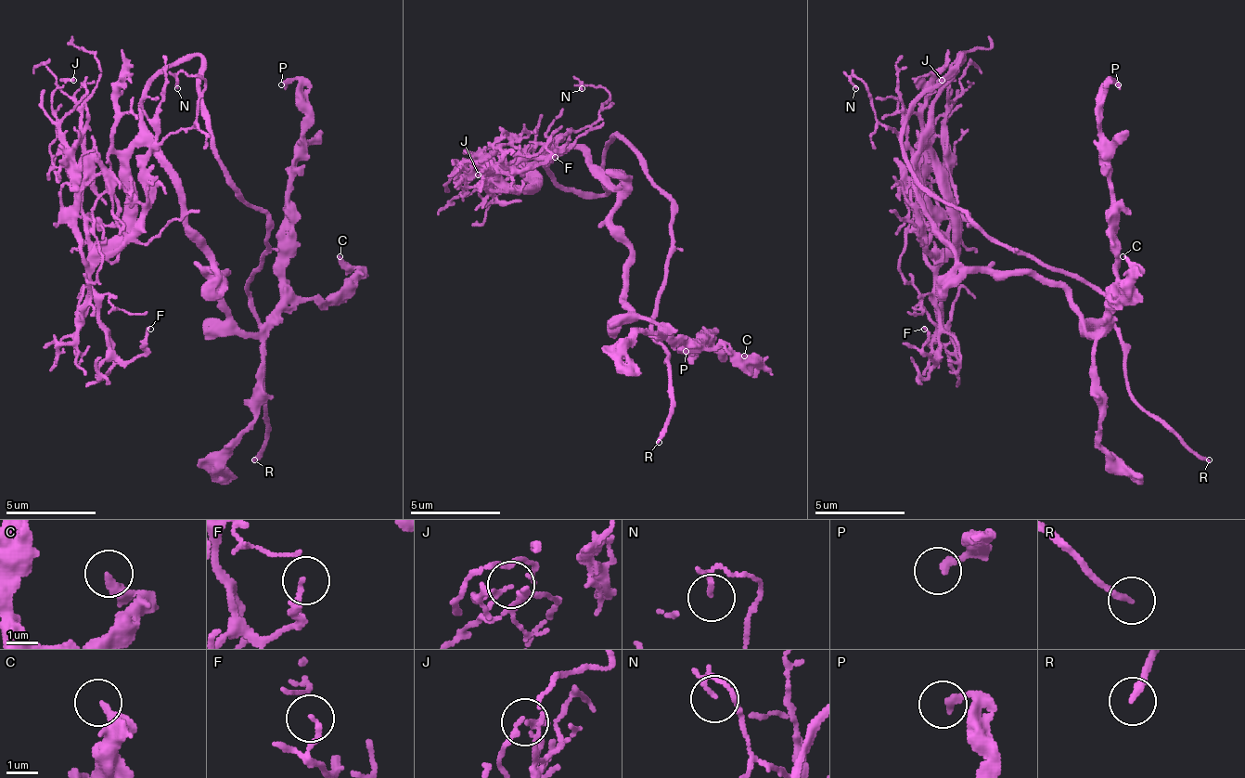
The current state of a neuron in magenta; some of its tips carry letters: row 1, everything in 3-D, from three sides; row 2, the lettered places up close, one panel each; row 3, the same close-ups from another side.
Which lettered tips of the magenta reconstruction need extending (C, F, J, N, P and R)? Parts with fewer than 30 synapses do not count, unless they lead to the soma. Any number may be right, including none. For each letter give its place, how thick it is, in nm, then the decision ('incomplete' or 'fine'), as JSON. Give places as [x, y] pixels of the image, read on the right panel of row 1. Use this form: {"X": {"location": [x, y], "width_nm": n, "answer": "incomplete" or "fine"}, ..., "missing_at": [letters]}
{"C": {"location": [1123, 256], "width_nm": 280, "answer": "fine"}, "F": {"location": [924, 329], "width_nm": 110, "answer": "fine"}, "J": {"location": [942, 80], "width_nm": 100, "answer": "fine"}, "N": {"location": [855, 88], "width_nm": 150, "answer": "fine"}, "P": {"location": [1118, 84], "width_nm": 240, "answer": "fine"}, "R": {"location": [1209, 460], "width_nm": 200, "answer": "incomplete"}, "missing_at": ["R"]}

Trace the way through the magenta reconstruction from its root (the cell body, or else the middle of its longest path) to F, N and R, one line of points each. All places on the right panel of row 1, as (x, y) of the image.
F: (960, 261), (928, 215), (915, 179), (924, 252), (937, 265), (932, 360), (924, 351), (924, 329)
N: (960, 261), (924, 206), (915, 184), (915, 161), (901, 138), (874, 116), (874, 97), (852, 71), (855, 88)
R: (960, 261), (1055, 278), (1091, 333), (1118, 333), (1127, 392), (1209, 460)

